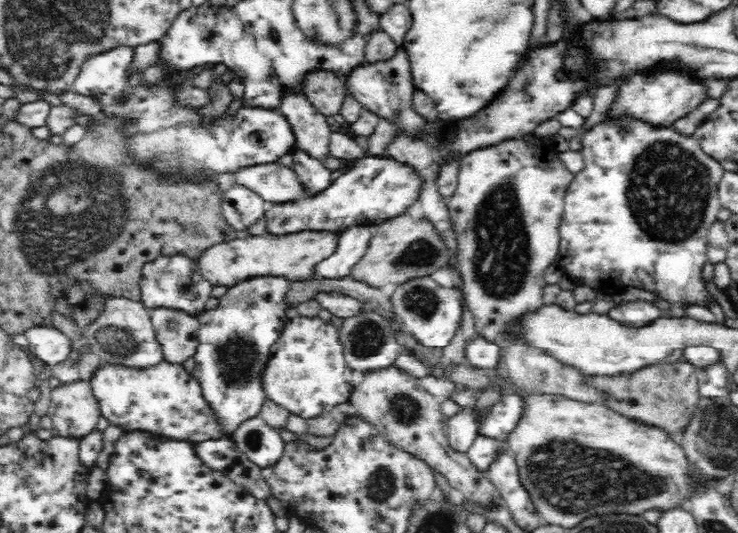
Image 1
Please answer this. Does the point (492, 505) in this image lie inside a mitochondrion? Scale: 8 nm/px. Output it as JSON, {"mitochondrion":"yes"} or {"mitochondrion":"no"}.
{"mitochondrion":"no"}

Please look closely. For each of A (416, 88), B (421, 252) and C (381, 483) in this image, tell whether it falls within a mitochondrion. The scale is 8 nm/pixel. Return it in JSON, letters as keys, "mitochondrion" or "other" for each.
{"A":"other","B":"mitochondrion","C":"mitochondrion"}

